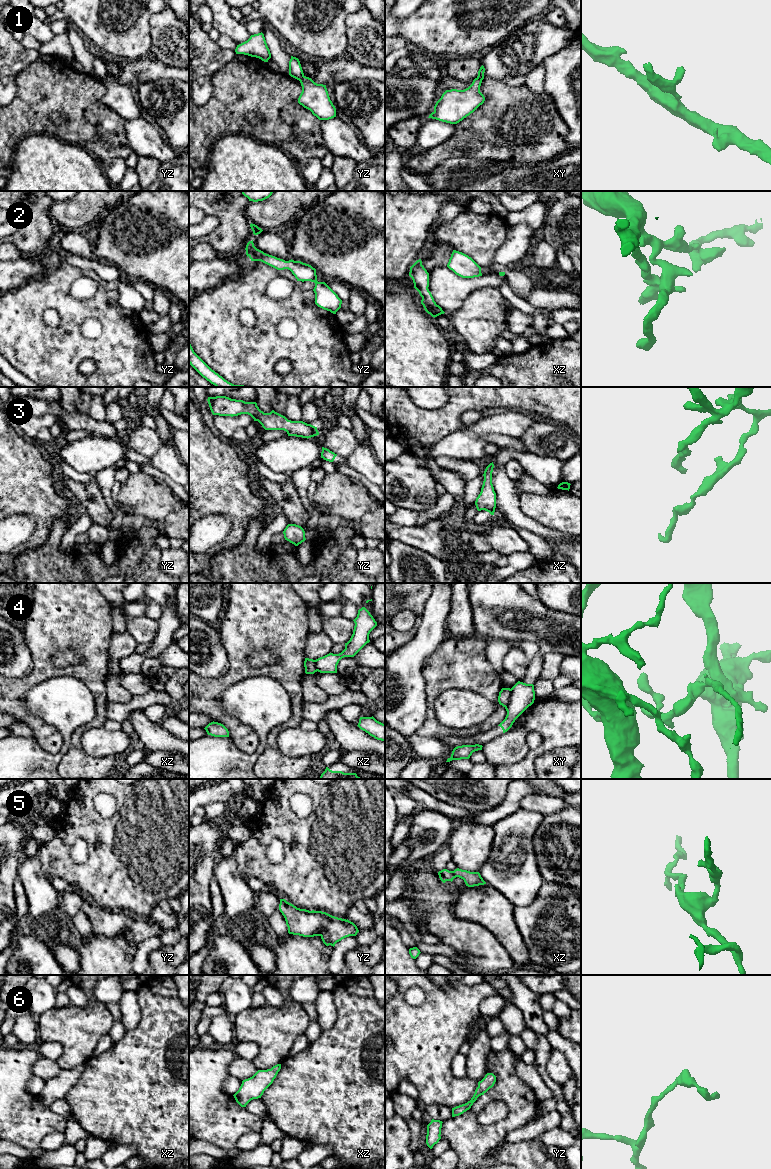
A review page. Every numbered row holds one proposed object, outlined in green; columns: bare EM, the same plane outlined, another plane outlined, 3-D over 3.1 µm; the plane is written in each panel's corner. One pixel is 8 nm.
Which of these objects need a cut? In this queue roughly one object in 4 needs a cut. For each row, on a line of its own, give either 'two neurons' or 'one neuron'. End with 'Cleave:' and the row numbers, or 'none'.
1: two neurons
2: one neuron
3: one neuron
4: two neurons
5: one neuron
6: one neuron
Cleave: 1, 4

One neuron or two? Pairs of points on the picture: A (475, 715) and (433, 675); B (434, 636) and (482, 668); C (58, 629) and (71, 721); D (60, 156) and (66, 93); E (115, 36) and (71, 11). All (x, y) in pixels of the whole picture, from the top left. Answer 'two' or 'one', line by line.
A: two
B: two
C: two
D: two
E: one

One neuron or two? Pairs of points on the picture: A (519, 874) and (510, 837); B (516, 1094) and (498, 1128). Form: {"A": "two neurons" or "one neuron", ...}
{"A": "one neuron", "B": "one neuron"}

